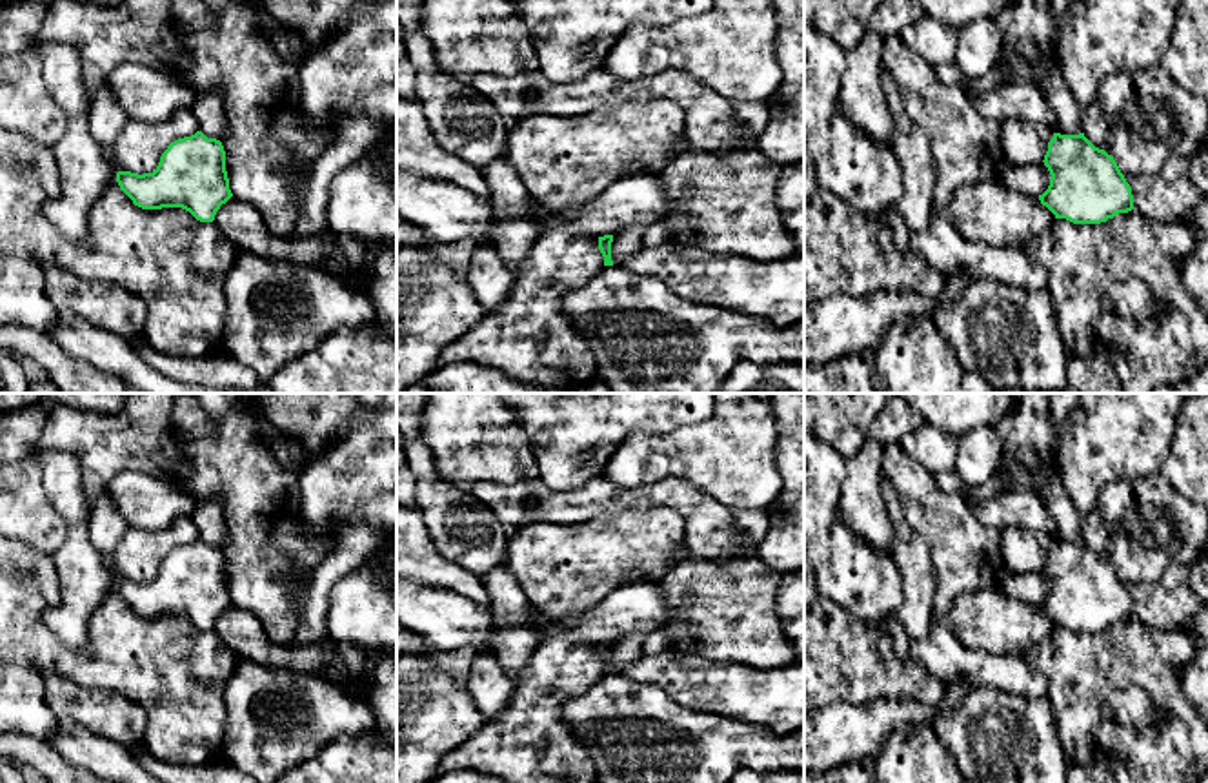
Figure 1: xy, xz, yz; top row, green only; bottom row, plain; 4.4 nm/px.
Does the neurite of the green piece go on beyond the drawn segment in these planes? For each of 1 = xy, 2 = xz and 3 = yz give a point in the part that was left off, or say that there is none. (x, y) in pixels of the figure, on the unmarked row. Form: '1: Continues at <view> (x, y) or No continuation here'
1: No continuation here
2: No continuation here
3: No continuation here

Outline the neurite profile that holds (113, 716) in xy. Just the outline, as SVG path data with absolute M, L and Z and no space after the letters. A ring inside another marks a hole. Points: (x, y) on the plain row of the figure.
M44 674L44 686L56 717L75 717L82 727L126 747L142 743L147 716L138 703L56 674Z

